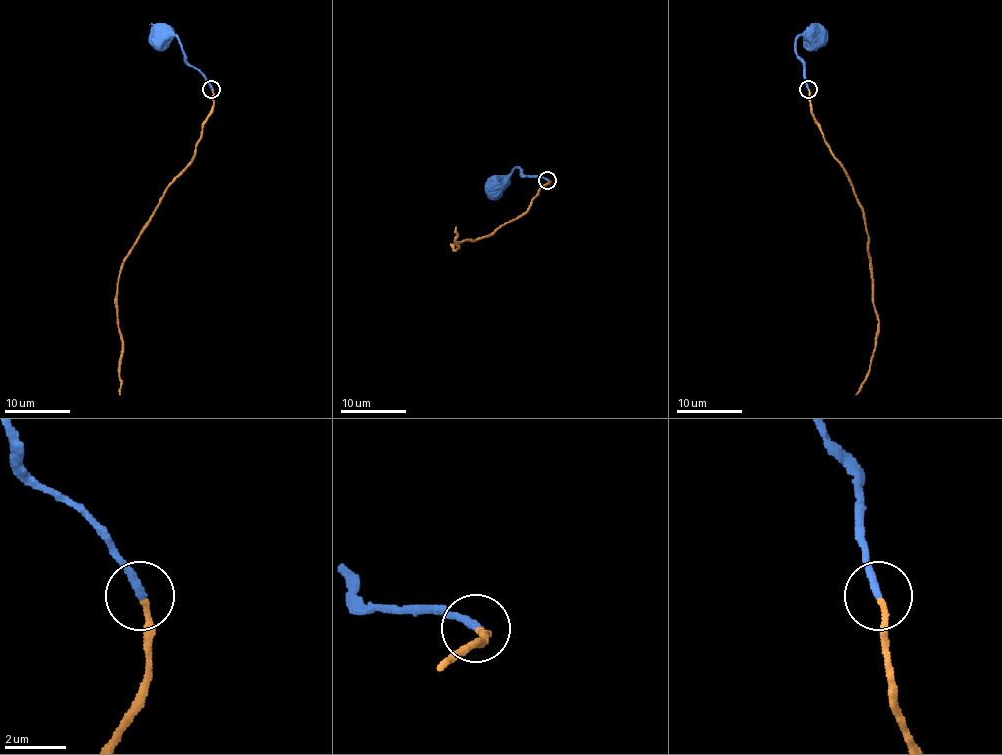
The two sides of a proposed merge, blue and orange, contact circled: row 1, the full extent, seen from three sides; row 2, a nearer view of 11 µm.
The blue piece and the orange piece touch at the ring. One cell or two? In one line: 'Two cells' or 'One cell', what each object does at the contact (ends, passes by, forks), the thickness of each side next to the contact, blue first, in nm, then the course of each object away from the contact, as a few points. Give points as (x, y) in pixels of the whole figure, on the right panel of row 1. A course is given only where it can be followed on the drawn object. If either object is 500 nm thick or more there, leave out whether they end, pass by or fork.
One cell. At the ring blue ends. At the ring orange ends. Thickness 280 nm (blue) against 200 nm. Course of blue: (808, 89), (802, 61), (795, 50), (795, 40), (800, 35), (815, 40). Course of orange: (808, 89), (810, 112), (849, 179), (862, 210), (872, 273), (879, 332), (869, 375), (862, 388), (854, 394)

